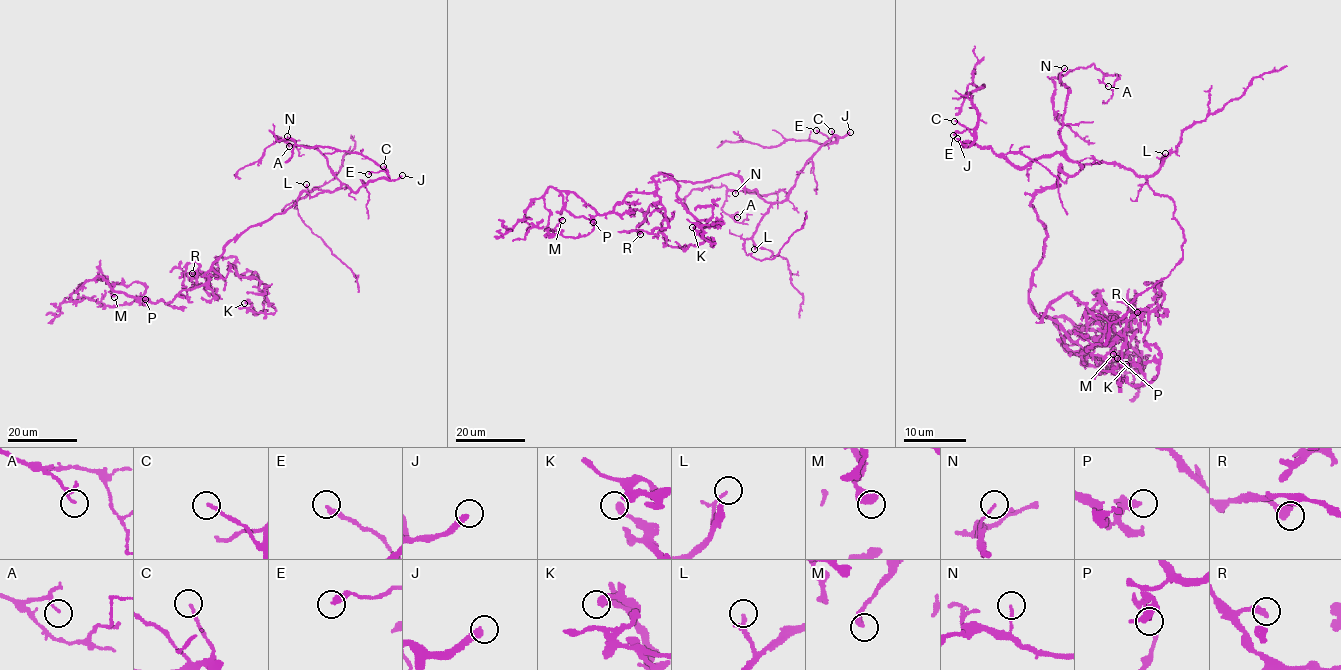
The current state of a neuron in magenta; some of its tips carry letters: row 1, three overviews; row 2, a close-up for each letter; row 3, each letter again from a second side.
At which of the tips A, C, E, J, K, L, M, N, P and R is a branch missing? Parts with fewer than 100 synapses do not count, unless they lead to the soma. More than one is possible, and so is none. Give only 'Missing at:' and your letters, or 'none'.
Missing at: J

